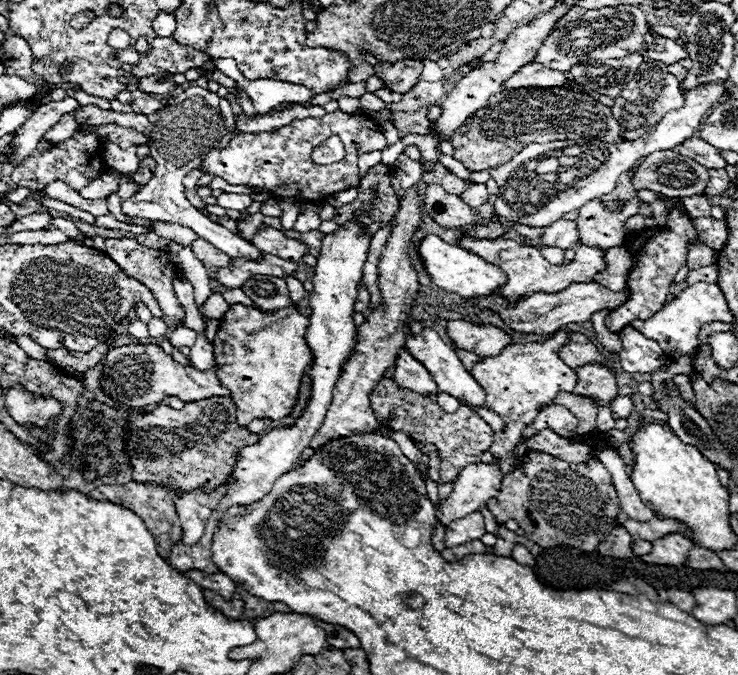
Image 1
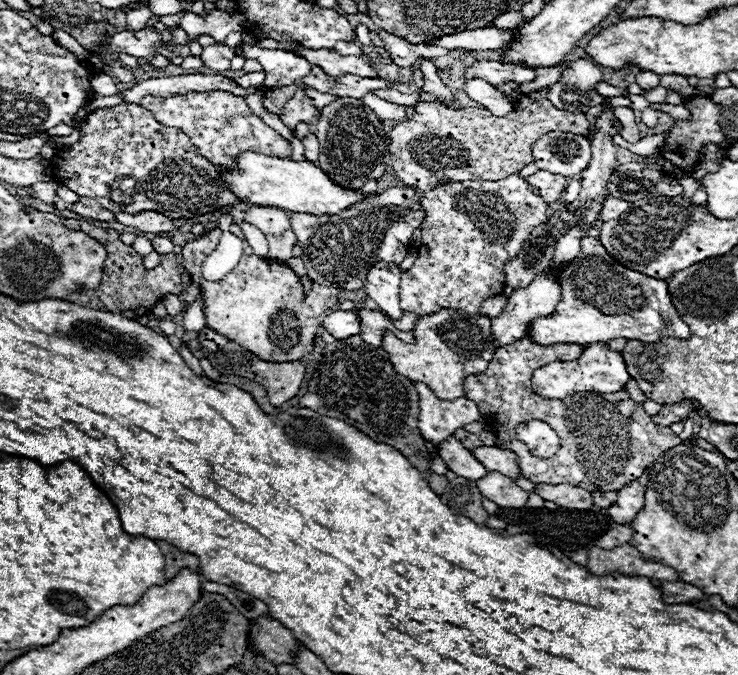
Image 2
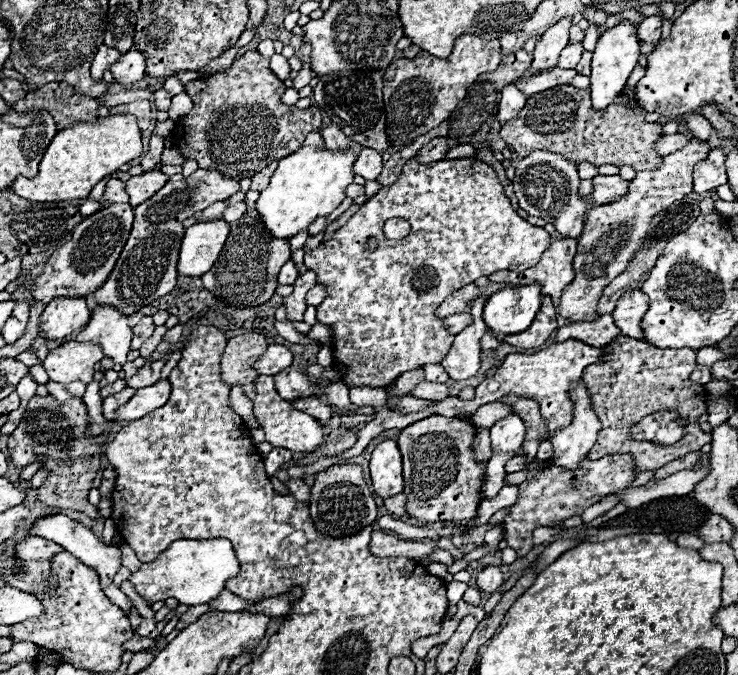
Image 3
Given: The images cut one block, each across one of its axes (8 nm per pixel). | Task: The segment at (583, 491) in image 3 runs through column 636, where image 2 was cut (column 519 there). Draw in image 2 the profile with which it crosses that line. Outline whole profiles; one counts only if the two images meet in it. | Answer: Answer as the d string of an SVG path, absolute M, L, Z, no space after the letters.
M480 446L480 448L474 448L472 454L476 456L476 460L482 462L482 466L488 472L506 474L512 480L516 480L520 476L520 470L518 470L518 464L516 464L516 456L510 454L508 450L502 450L498 446Z

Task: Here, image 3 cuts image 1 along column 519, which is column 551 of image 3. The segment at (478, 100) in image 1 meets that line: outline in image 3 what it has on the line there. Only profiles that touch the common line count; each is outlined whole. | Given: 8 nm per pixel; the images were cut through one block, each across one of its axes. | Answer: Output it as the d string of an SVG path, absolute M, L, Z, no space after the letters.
M562 18L558 24L550 26L542 34L542 38L538 40L536 50L534 50L534 62L530 66L532 74L544 72L544 70L550 70L550 68L556 66L562 48L568 44L570 26L572 26L572 20L570 18Z

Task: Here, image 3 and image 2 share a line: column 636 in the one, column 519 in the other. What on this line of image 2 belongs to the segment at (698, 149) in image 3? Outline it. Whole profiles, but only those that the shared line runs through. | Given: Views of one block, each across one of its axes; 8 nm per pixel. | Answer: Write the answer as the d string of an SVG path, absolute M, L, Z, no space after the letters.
M512 174L498 182L448 182L444 186L436 186L436 190L426 192L420 198L420 204L426 210L426 220L420 228L420 254L414 266L404 272L400 292L402 310L414 314L430 314L438 308L460 308L470 316L478 314L482 300L502 294L506 284L504 262L522 250L524 238L528 238L534 226L544 224L548 212L548 204L542 200L540 192L532 188L520 174Z

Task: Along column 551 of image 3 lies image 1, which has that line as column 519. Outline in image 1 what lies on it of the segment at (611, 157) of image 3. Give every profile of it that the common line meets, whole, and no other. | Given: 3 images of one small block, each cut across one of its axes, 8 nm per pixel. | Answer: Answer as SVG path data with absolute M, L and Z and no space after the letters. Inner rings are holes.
M518 88L502 90L492 96L484 110L478 110L450 142L454 146L454 158L466 168L476 172L484 168L496 168L514 158L530 142L554 142L576 138L600 138L602 142L620 142L622 132L612 116L612 110L602 106L594 96L582 92L570 92L566 88ZM534 130L534 132L524 132Z

